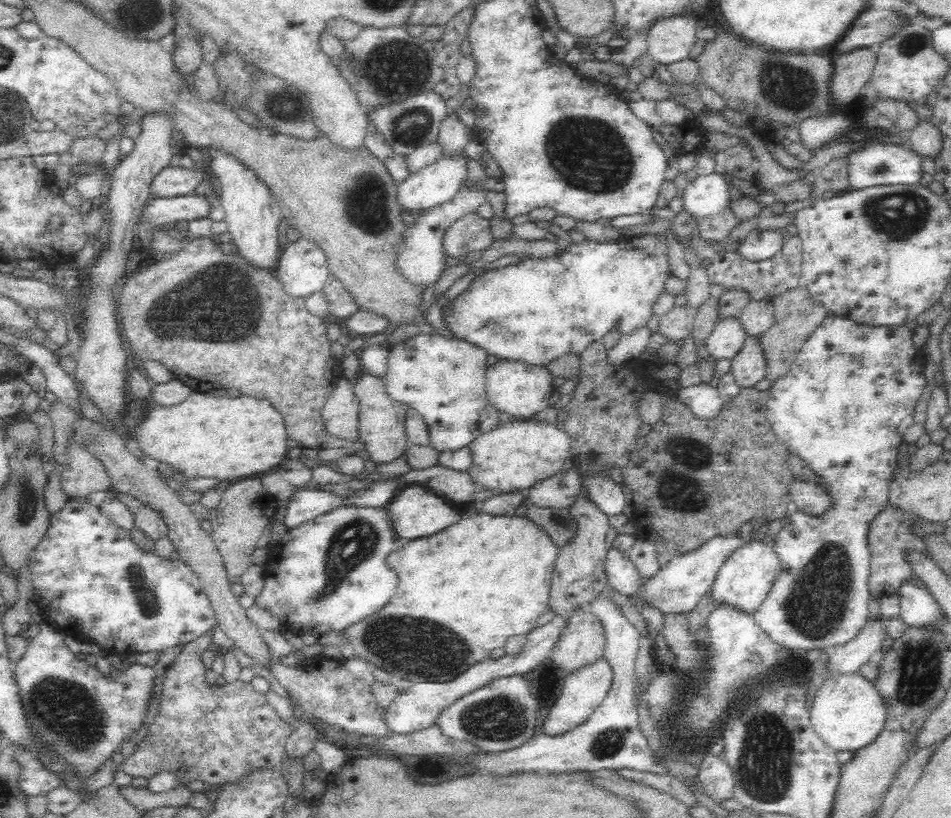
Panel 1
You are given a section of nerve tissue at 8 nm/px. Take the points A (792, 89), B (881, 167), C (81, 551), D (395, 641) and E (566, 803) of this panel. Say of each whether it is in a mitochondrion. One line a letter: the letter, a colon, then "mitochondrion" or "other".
A: mitochondrion
B: mitochondrion
C: other
D: mitochondrion
E: other

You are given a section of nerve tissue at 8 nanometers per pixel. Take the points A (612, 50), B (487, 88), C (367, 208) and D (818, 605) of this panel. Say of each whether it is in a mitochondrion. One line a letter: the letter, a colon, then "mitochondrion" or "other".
A: other
B: other
C: mitochondrion
D: mitochondrion

